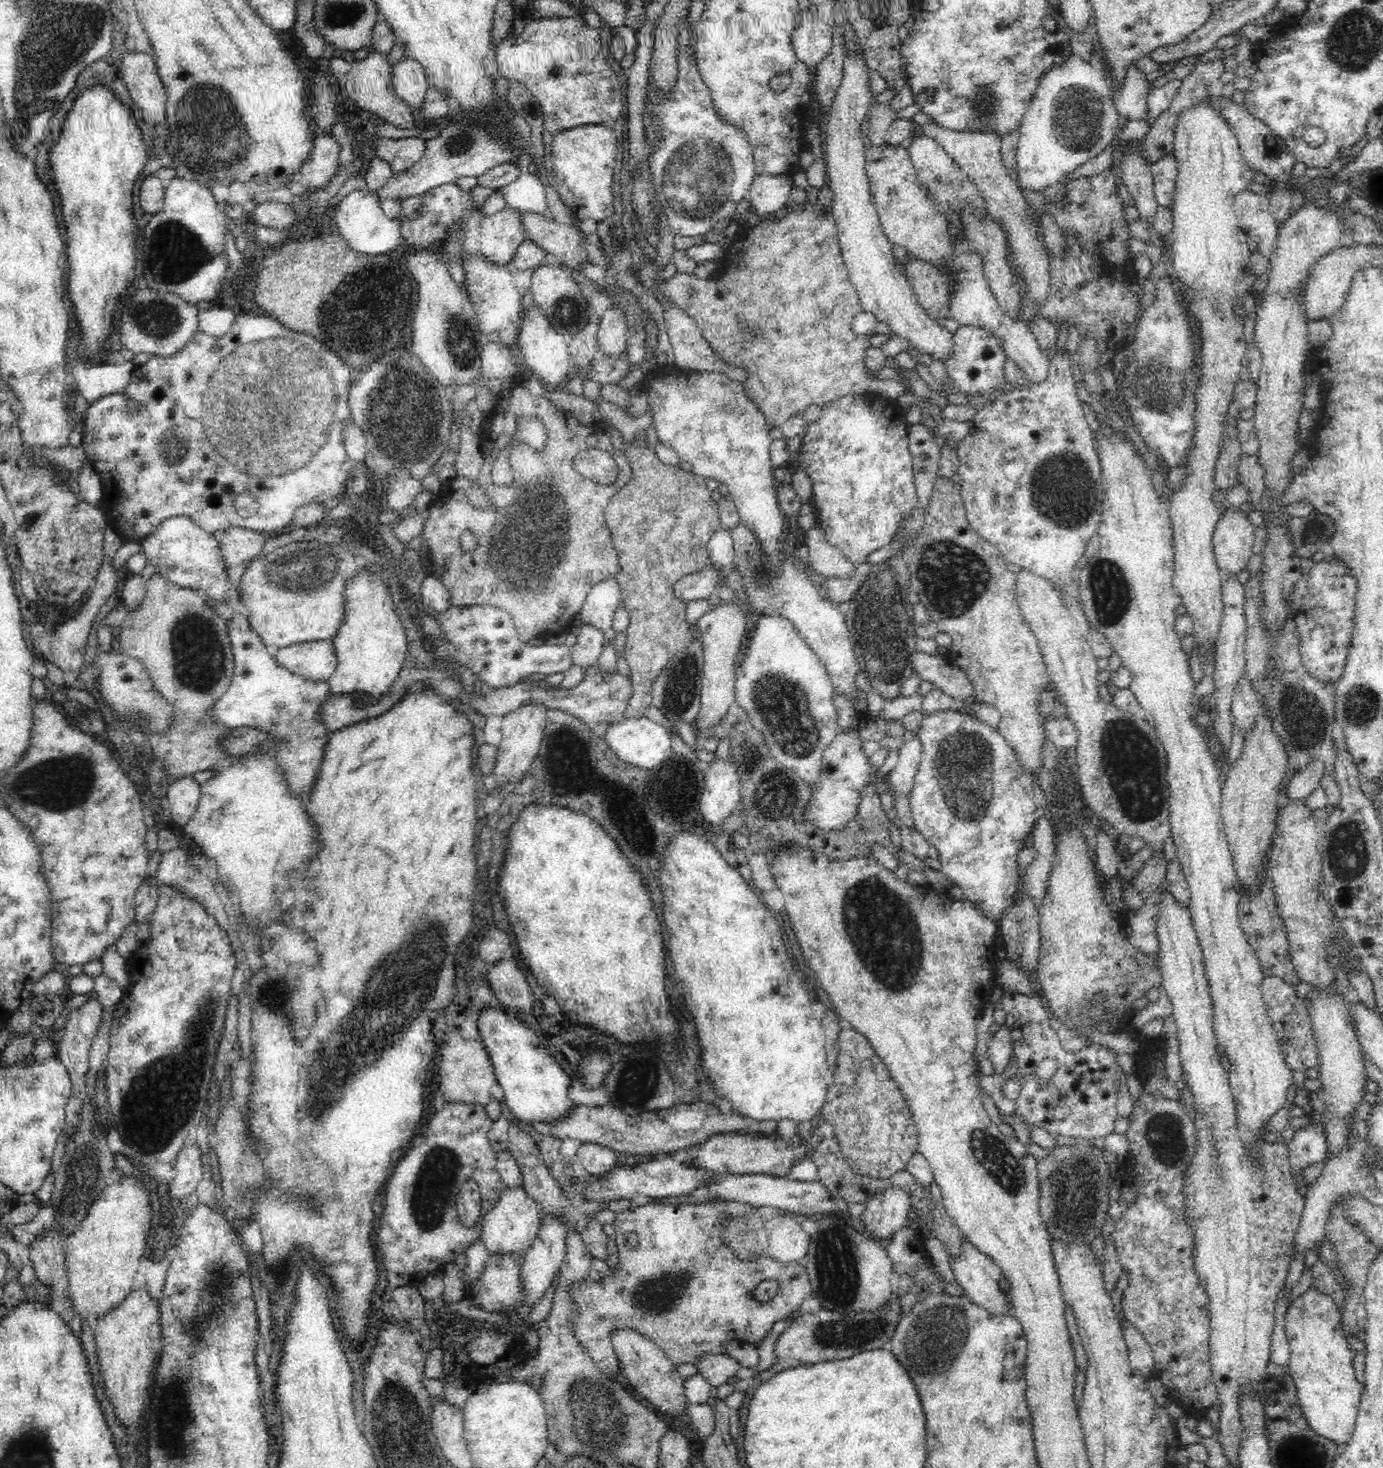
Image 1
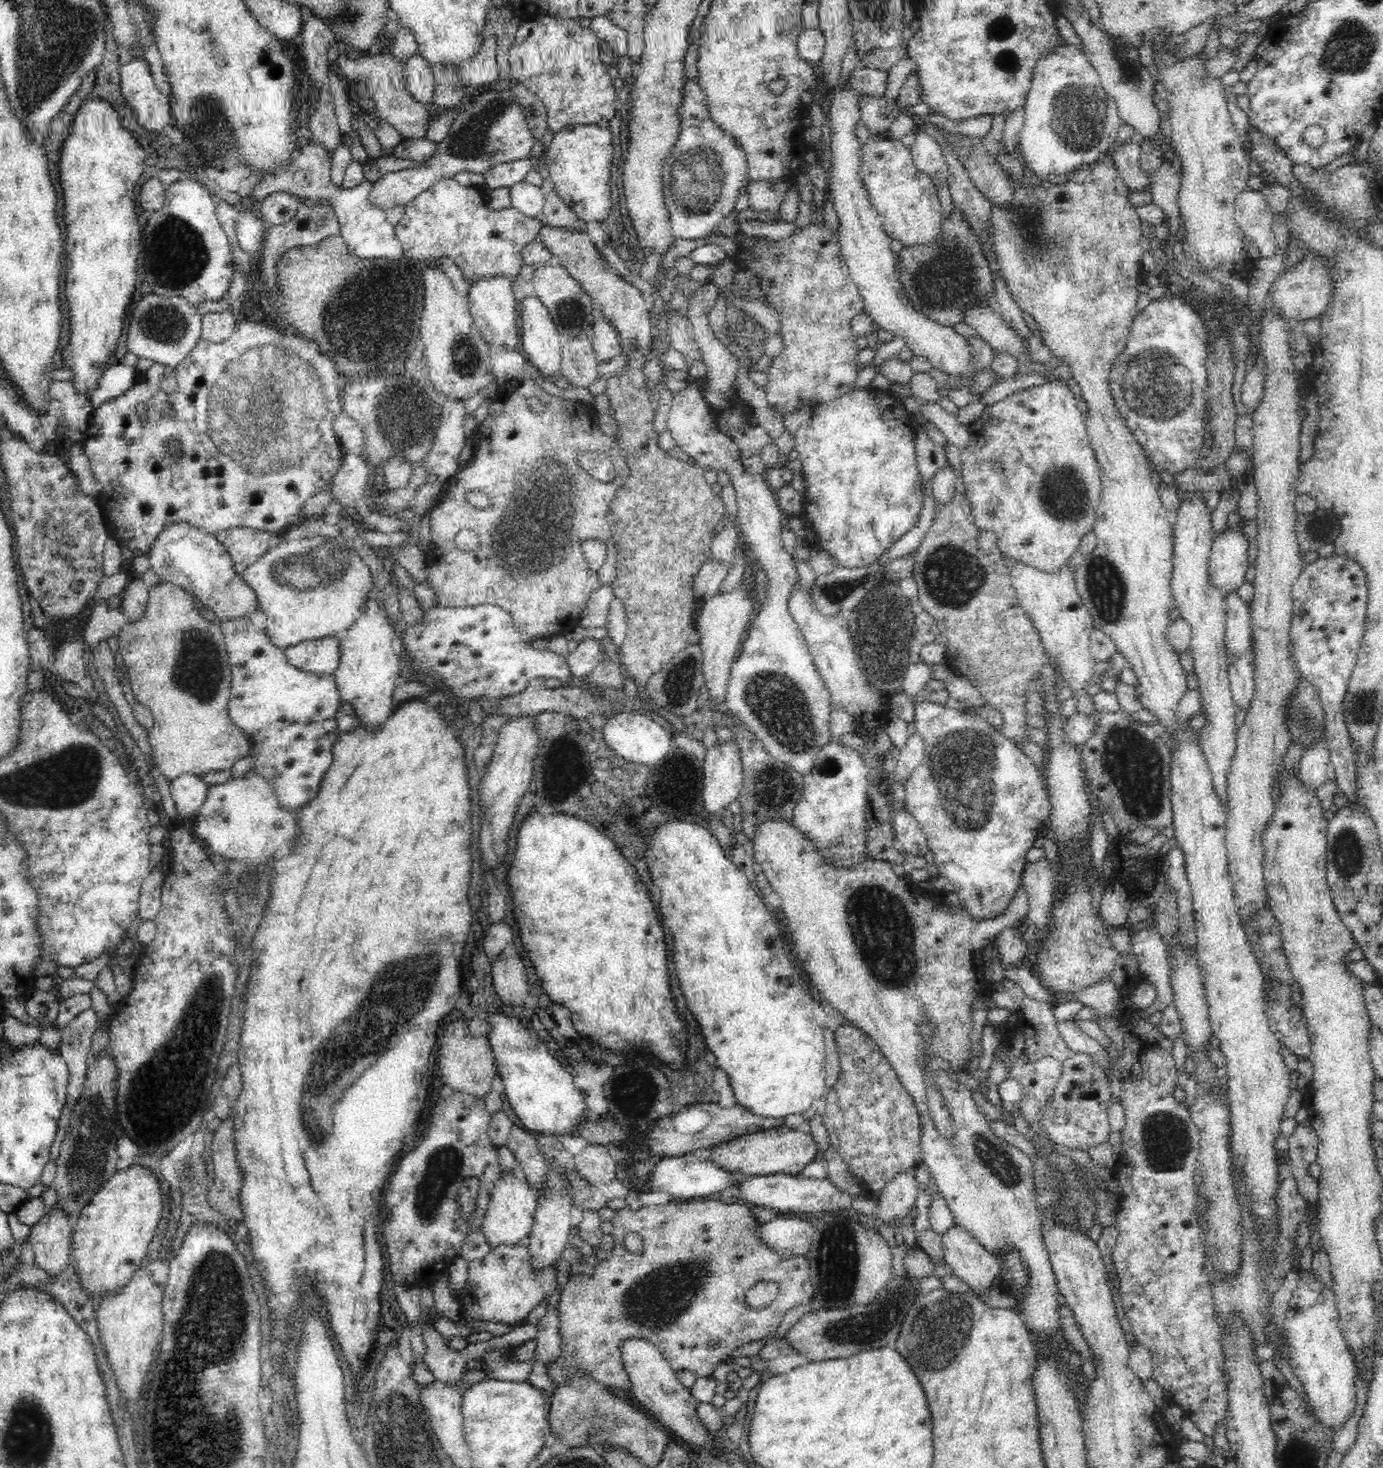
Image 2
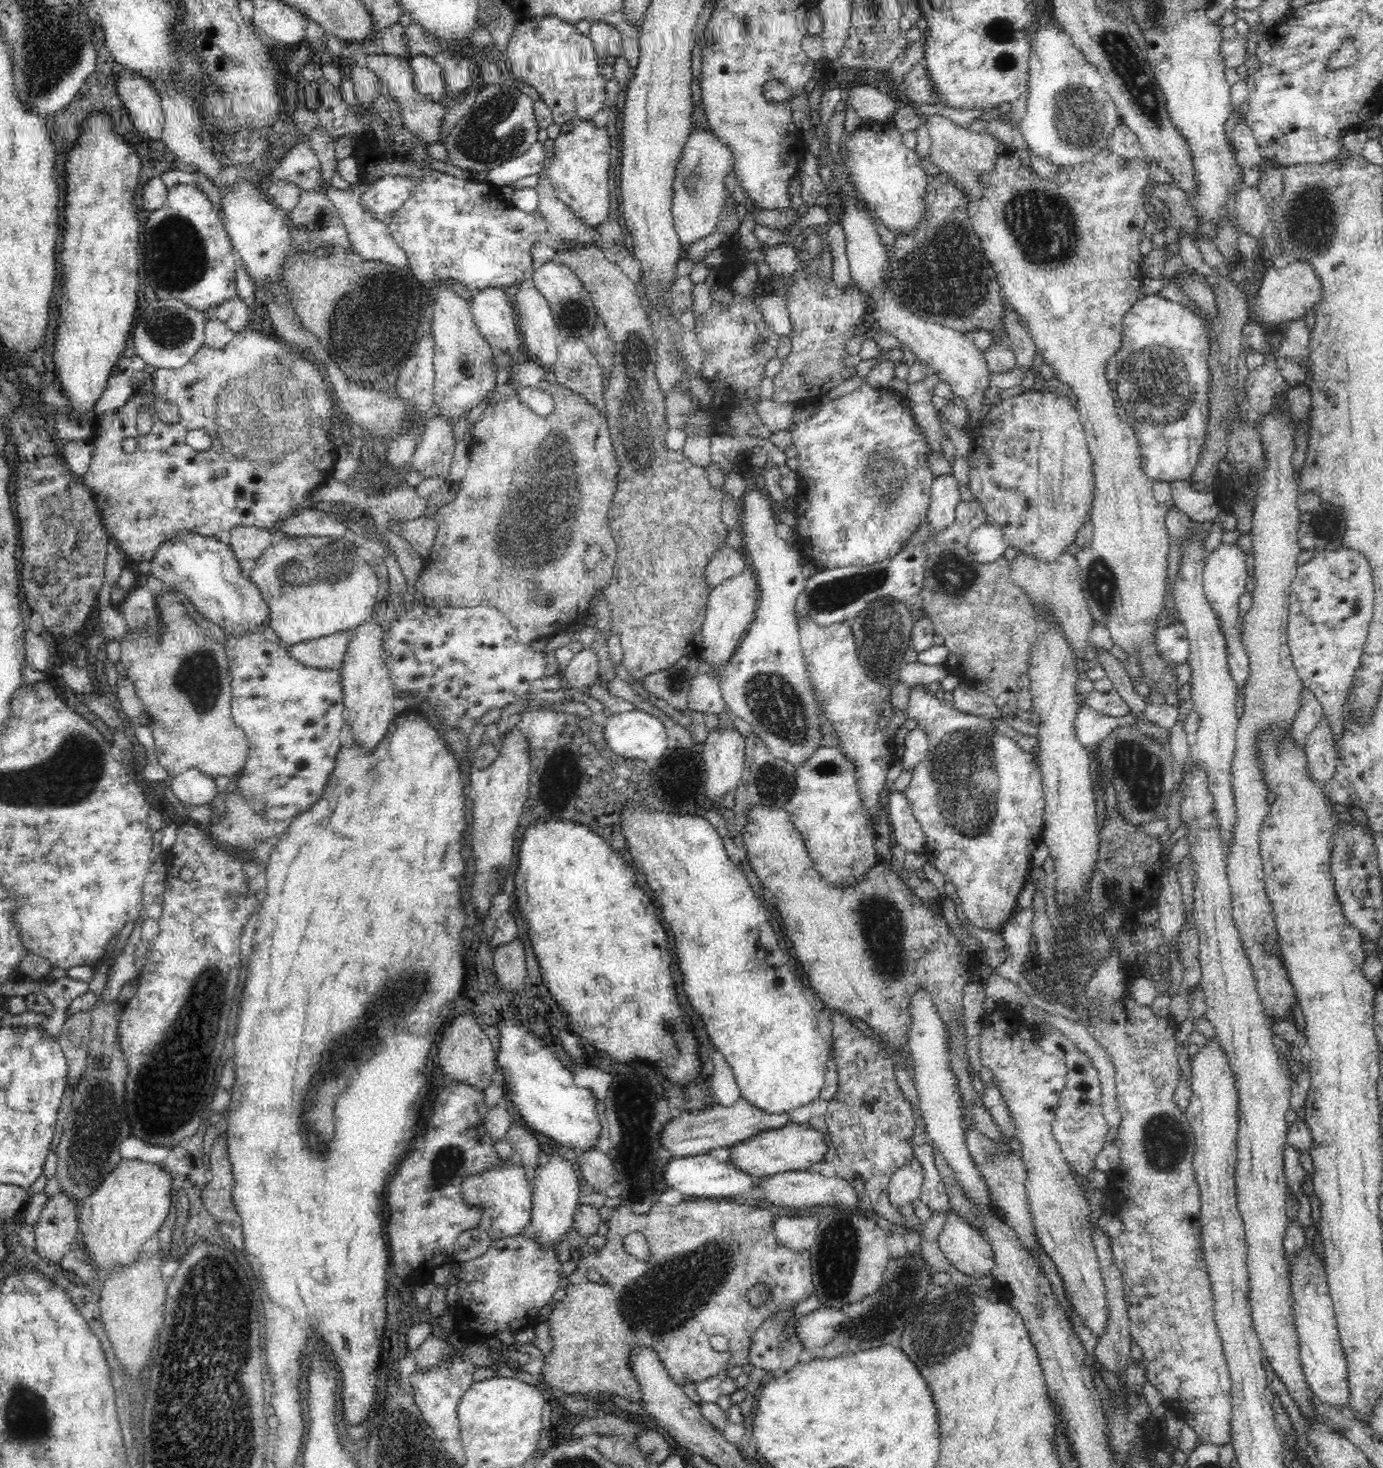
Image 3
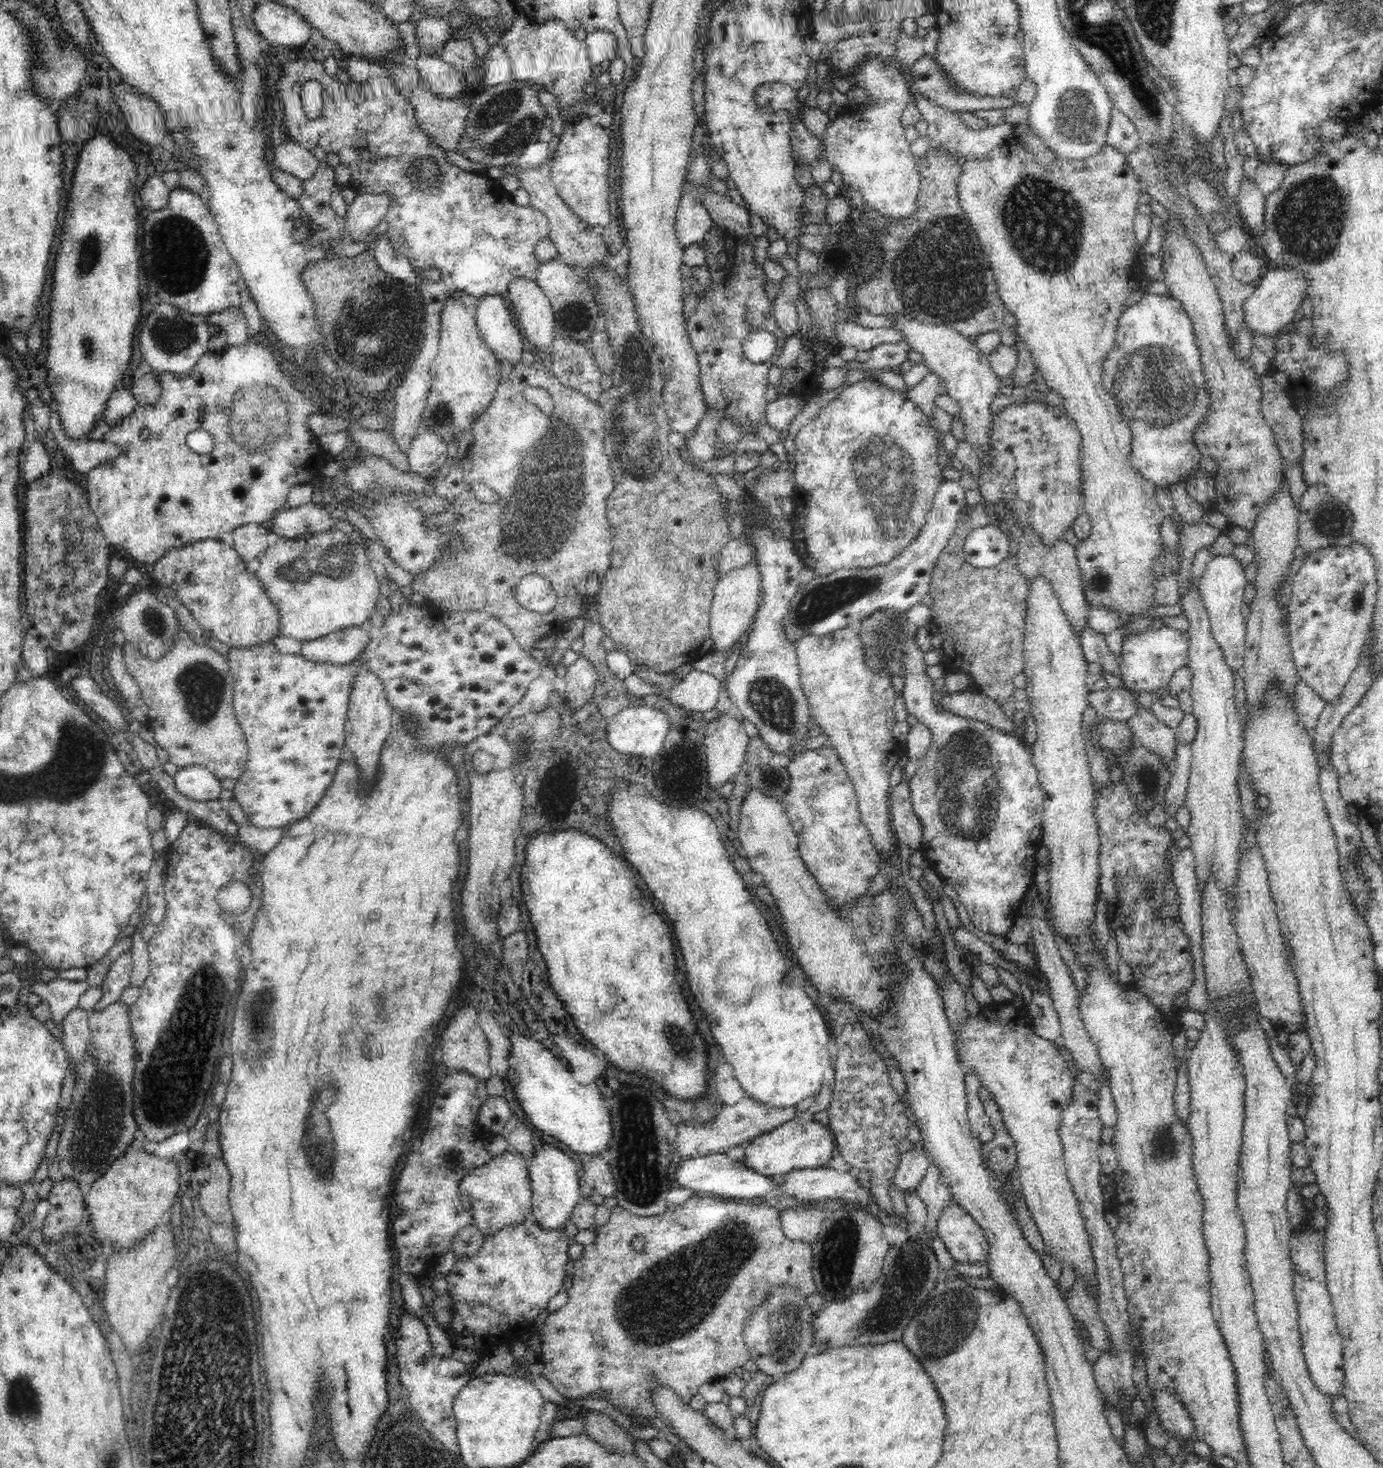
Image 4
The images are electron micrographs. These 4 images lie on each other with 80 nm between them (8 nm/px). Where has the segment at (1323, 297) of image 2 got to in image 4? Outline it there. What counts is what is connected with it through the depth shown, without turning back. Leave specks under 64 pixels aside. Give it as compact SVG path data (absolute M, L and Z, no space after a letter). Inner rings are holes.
M1270 268L1259 280L1256 290L1246 300L1243 307L1242 312L1247 327L1267 338L1278 336L1278 332L1283 326L1292 323L1292 318L1296 316L1304 299L1309 298L1307 288L1307 278L1304 278L1298 270Z

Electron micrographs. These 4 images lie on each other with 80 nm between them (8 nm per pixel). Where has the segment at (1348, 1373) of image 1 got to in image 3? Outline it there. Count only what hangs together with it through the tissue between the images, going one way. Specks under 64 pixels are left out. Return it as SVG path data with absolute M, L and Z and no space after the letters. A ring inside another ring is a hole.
M1304 1248L1292 1263L1291 1284L1294 1296L1293 1315L1297 1326L1298 1348L1302 1369L1309 1389L1323 1404L1348 1406L1347 1359L1337 1329L1337 1318L1327 1285L1325 1263L1318 1260L1312 1248Z

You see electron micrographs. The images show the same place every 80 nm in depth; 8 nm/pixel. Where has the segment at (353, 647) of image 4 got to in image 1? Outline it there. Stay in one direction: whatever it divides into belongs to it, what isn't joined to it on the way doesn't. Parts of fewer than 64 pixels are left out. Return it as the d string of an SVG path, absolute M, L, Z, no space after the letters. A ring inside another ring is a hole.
M331 638L301 642L272 652L286 670L314 682L328 681L337 667L337 653Z

